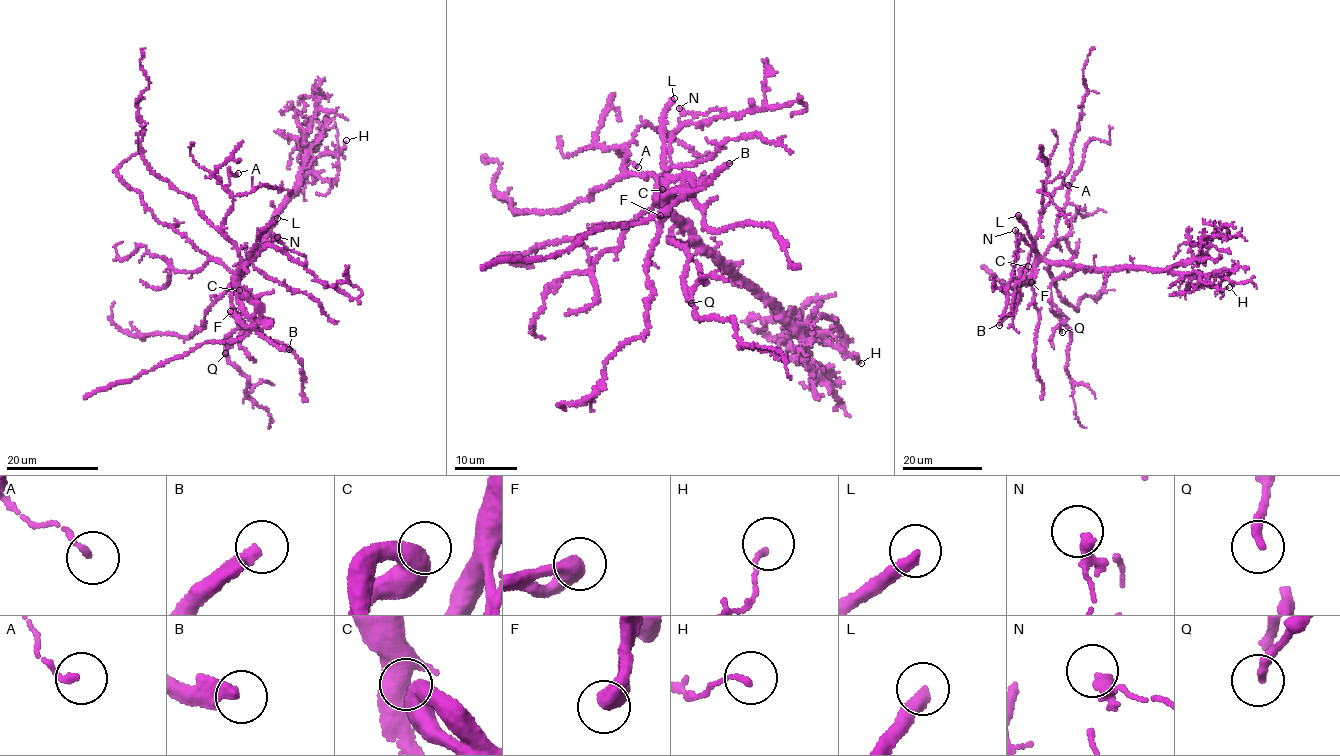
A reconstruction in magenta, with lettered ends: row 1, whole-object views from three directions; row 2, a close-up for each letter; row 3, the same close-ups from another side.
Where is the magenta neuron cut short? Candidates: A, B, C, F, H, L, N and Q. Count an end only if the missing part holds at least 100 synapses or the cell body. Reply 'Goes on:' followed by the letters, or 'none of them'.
Goes on: B

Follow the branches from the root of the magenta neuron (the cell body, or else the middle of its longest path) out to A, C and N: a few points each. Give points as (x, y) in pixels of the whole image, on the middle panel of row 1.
A: (659, 197), (653, 173), (626, 174), (622, 161), (627, 148), (616, 148), (622, 153), (621, 156), (638, 167)
C: (659, 197), (664, 202), (669, 192), (680, 188), (684, 181), (682, 177), (662, 189)
N: (659, 197), (657, 187), (671, 163), (668, 153), (676, 130), (726, 114), (717, 109), (693, 114), (679, 108)

